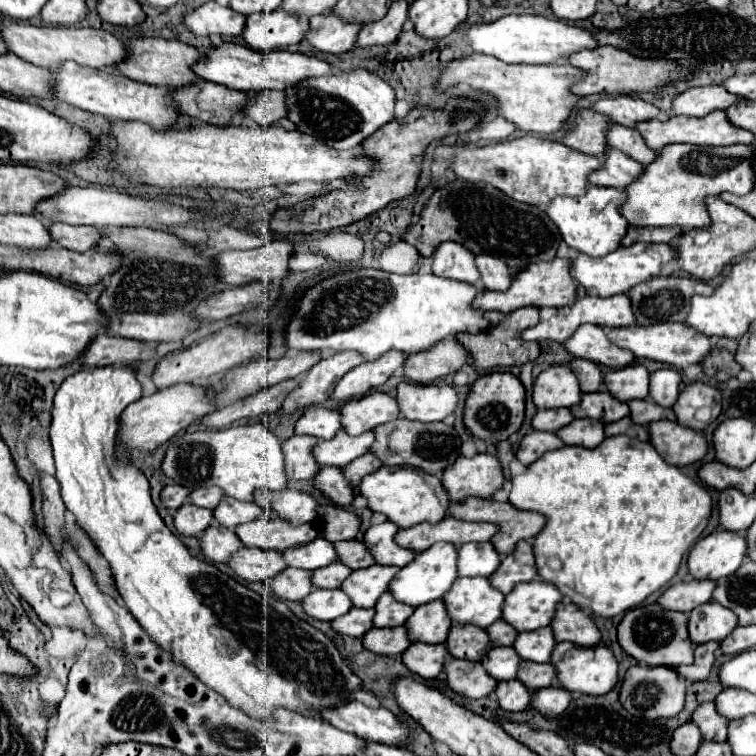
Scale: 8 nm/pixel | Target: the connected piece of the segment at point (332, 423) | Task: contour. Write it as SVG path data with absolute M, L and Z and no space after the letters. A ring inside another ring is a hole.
M309 407L295 423L295 433L313 435L317 439L331 439L339 429L339 411L325 407Z

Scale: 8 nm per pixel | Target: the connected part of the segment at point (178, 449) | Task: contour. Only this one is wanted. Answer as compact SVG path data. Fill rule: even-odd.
M261 423L179 433L167 441L161 469L177 485L191 489L217 485L223 495L239 501L253 501L255 489L279 491L287 485L281 441Z

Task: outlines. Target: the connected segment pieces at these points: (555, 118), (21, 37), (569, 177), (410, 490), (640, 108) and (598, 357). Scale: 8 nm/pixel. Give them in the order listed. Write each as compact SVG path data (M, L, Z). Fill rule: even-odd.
M475 53L471 57L457 59L441 69L439 87L447 89L459 83L467 83L475 89L485 89L487 93L499 99L499 115L507 121L513 121L521 131L533 133L557 133L567 125L567 119L581 99L575 95L571 87L583 79L585 73L569 63L553 63L553 65L529 65L529 63L503 63L497 57Z
M5 21L3 37L17 57L45 67L45 69L59 69L65 61L75 61L77 65L103 69L103 67L115 67L121 63L127 55L127 47L121 39L111 35L103 29L91 29L91 27L35 27L21 21Z
M519 137L501 143L489 143L485 147L463 147L457 149L453 157L453 169L457 177L471 183L487 183L515 201L539 205L549 205L555 197L581 197L589 189L589 175L601 169L603 159L575 151L559 141L549 141L541 137Z
M381 467L377 473L369 473L361 479L359 491L367 499L367 507L373 513L383 513L399 529L407 529L425 521L437 523L447 515L449 509L449 497L439 477L413 467Z
M617 95L617 97L605 97L593 105L597 113L607 115L613 123L635 127L641 121L655 119L659 115L659 109L643 99L633 99L631 95Z
M581 325L575 335L565 341L565 347L573 357L589 359L613 369L627 367L635 361L635 355L627 349L619 349L617 345L613 345L607 339L605 329L599 325Z

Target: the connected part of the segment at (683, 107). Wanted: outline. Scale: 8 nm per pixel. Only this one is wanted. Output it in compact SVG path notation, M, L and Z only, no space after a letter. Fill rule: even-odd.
M705 85L705 87L691 87L675 97L673 109L675 115L687 117L705 117L711 111L727 109L733 103L745 101L741 95L729 93L723 85Z

